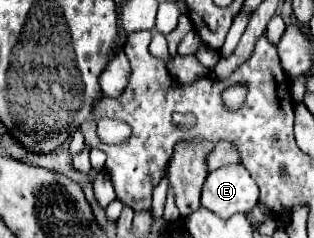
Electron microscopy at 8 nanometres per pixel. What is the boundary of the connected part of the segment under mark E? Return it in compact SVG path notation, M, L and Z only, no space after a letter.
M243 163L223 165L209 173L201 195L201 205L221 219L247 213L259 199L259 187Z

